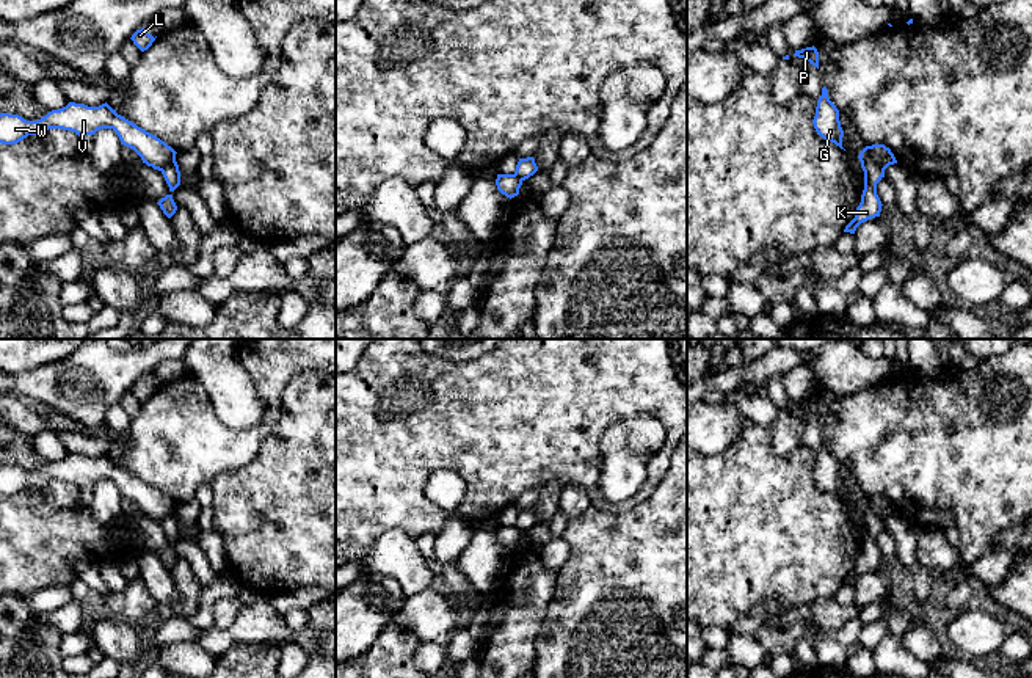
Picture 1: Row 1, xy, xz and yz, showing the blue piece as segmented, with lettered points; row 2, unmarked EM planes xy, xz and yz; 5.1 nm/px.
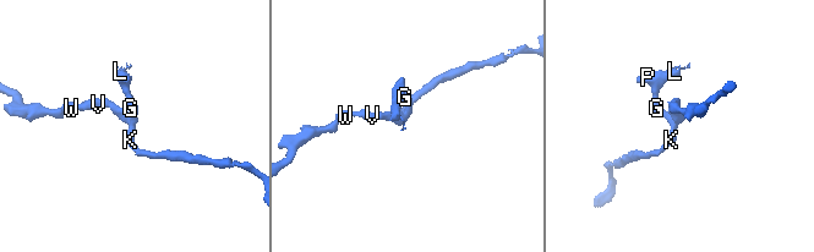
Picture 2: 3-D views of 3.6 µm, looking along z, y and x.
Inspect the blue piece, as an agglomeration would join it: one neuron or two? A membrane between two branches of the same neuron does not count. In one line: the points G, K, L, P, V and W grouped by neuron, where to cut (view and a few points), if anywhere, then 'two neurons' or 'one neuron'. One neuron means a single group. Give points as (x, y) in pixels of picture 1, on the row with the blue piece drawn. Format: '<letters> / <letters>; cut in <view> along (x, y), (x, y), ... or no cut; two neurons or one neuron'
G K L P / V W; cut in yz along (868, 146), (872, 159), (883, 170); two neurons

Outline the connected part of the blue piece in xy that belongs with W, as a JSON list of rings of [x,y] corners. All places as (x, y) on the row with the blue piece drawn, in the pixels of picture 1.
[[[69,102],[60,110],[49,111],[38,121],[0,113],[2,144],[16,144],[28,135],[42,135],[49,129],[71,130],[78,137],[94,135],[100,129],[113,129],[121,144],[133,149],[143,163],[158,171],[176,157],[176,151],[171,146],[118,115],[107,102],[99,107]]]

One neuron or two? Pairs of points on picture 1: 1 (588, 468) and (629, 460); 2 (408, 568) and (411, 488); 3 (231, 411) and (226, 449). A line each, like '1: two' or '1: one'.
1: two
2: two
3: two

